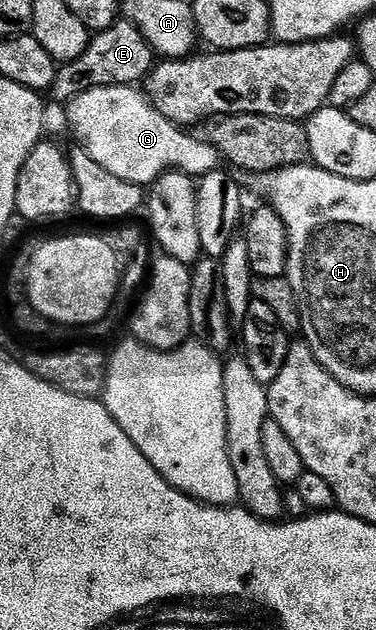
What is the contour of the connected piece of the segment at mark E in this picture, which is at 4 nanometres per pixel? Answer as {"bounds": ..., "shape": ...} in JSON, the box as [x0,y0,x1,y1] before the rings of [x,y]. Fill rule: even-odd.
{"bounds":[51,20,155,104],"shape":[[[118,20],[111,28],[96,31],[90,37],[83,56],[58,65],[51,95],[55,101],[68,104],[88,89],[104,86],[136,87],[144,83],[154,65],[155,55],[143,32],[139,32],[139,28],[131,21]]]}

